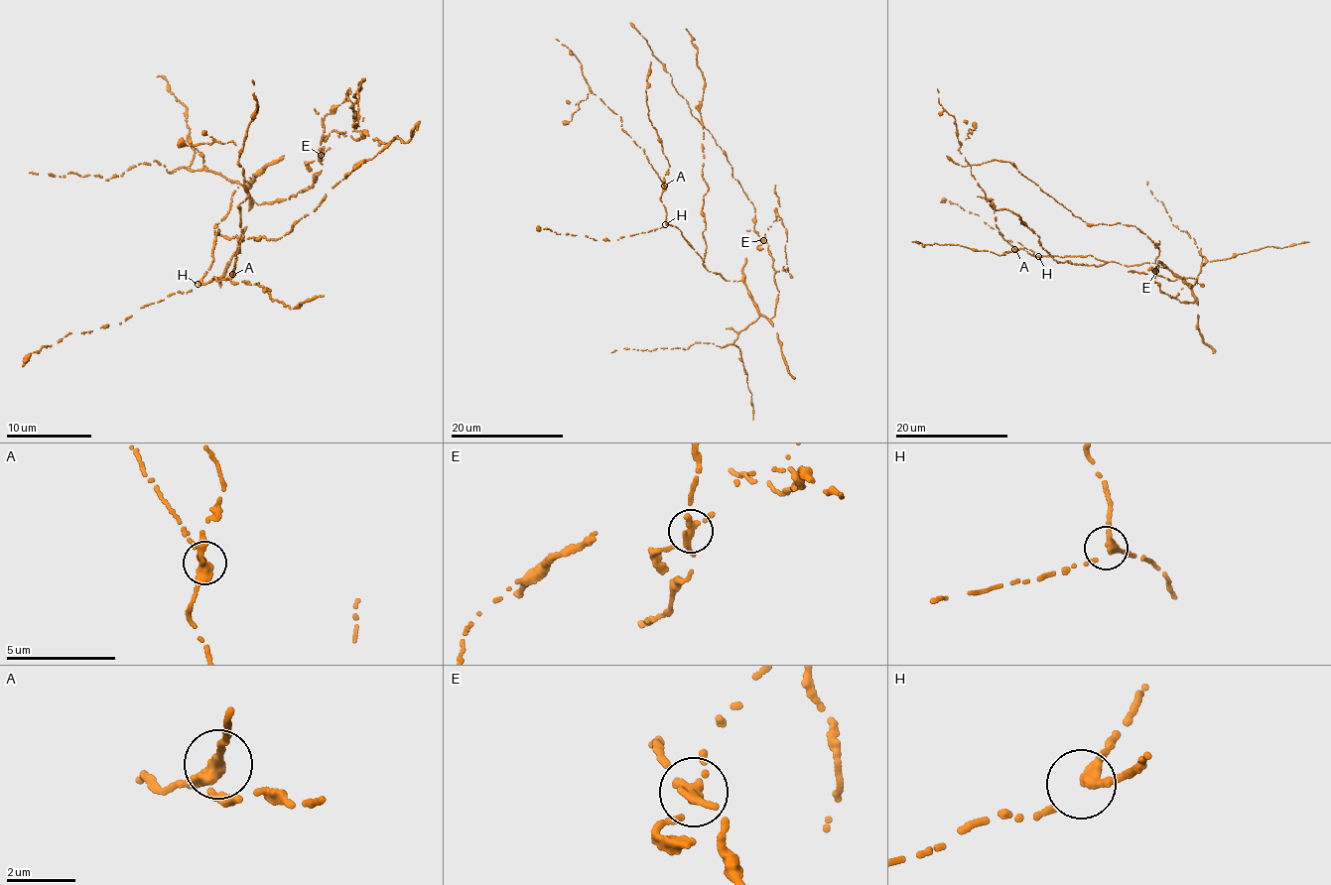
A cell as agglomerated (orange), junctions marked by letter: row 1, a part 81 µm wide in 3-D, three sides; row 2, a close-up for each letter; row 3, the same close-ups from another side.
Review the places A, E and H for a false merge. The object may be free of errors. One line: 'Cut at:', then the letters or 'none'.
Cut at: E

